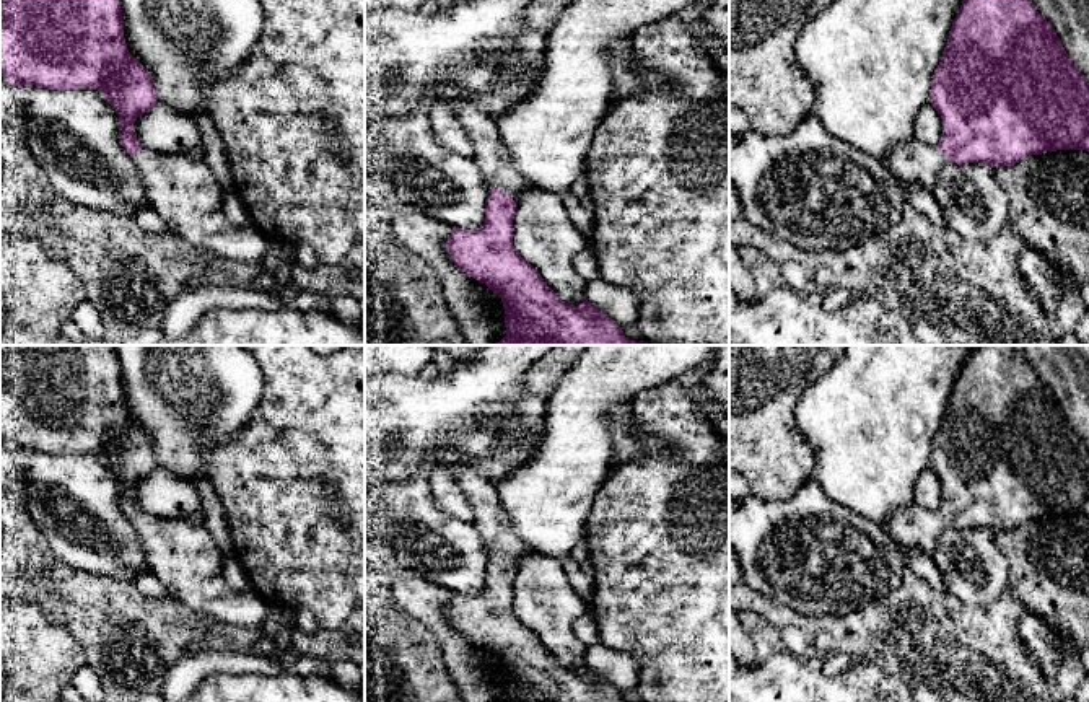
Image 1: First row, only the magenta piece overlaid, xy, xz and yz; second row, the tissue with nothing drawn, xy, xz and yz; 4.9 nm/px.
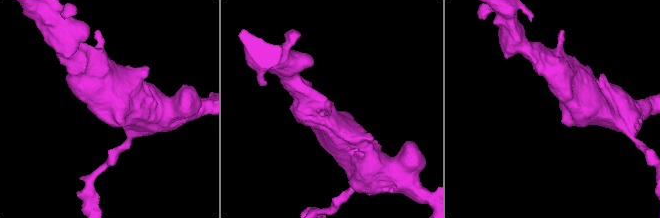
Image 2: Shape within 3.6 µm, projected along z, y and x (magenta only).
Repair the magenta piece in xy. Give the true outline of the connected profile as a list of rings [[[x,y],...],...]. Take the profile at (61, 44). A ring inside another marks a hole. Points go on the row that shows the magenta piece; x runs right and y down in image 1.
[[[0,0],[0,75],[13,86],[36,85],[49,90],[90,88],[104,93],[104,101],[119,116],[119,143],[135,163],[150,207],[163,218],[169,231],[195,248],[223,257],[264,265],[269,238],[256,226],[233,226],[223,213],[225,191],[205,160],[160,153],[145,148],[135,137],[135,121],[156,103],[151,73],[129,52],[124,39],[120,0]]]

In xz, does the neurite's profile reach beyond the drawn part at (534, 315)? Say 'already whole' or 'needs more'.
needs more

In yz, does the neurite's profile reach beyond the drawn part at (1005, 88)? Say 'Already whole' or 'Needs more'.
Needs more

